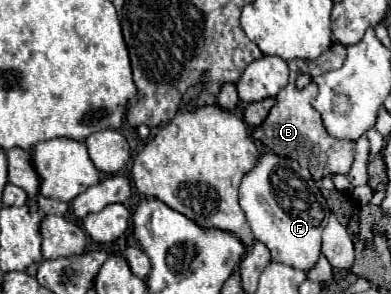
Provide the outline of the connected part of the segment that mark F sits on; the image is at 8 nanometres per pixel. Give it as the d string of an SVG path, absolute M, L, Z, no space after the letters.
M263 154L239 186L239 204L255 240L269 248L273 262L281 262L303 272L309 272L317 264L321 256L321 232L331 212L311 174L295 160L281 158L277 154Z

